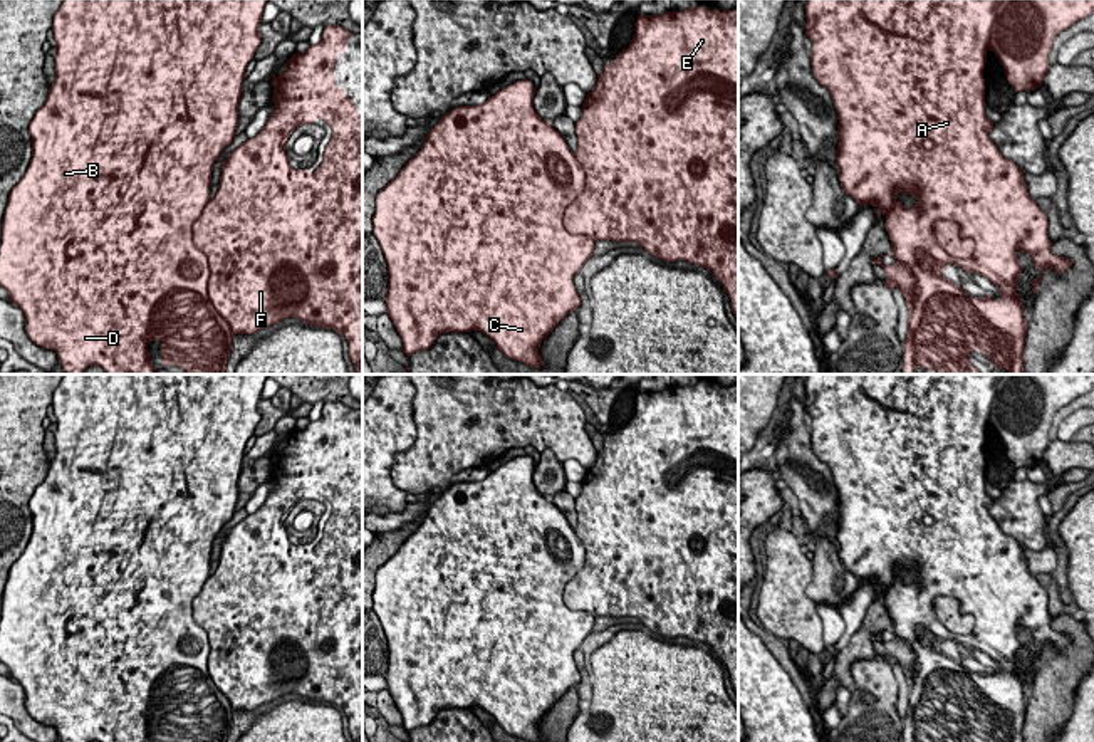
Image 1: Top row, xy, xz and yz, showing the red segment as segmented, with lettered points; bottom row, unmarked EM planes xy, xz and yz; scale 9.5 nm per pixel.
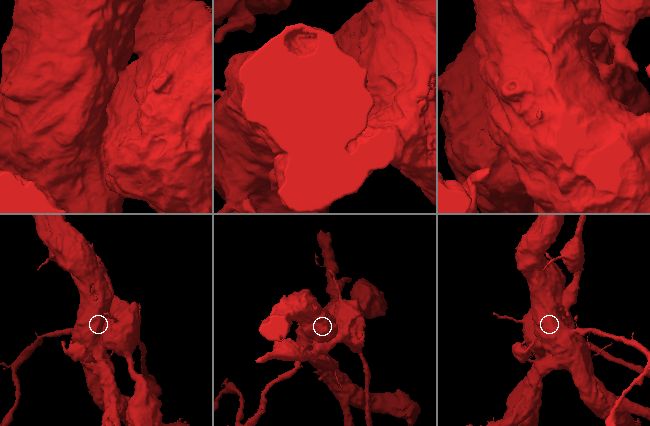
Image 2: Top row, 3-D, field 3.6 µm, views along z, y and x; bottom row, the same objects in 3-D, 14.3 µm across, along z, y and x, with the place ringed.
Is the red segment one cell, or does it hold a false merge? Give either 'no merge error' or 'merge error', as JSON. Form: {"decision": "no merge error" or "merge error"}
{"decision": "no merge error"}

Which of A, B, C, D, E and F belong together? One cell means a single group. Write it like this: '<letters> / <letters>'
A B C D E F

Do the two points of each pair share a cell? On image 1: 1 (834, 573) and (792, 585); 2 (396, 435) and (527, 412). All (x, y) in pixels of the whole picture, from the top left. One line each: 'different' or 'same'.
1: different
2: different

